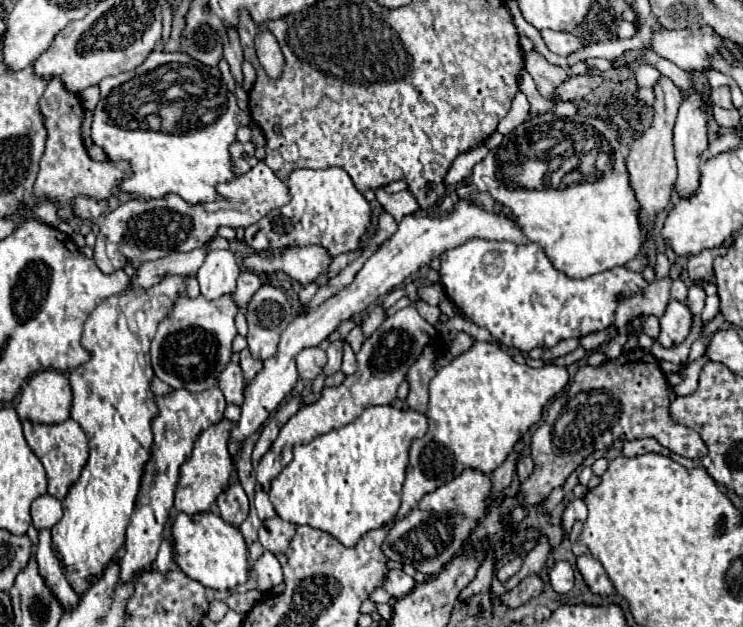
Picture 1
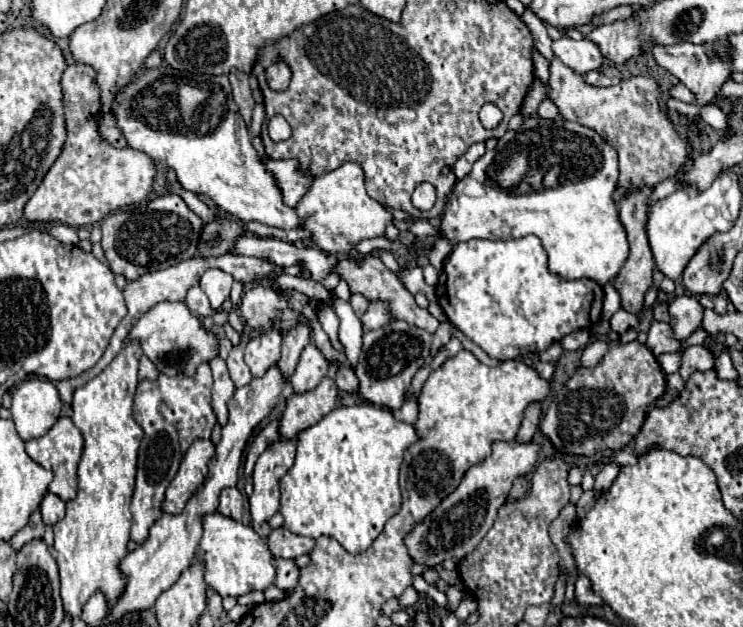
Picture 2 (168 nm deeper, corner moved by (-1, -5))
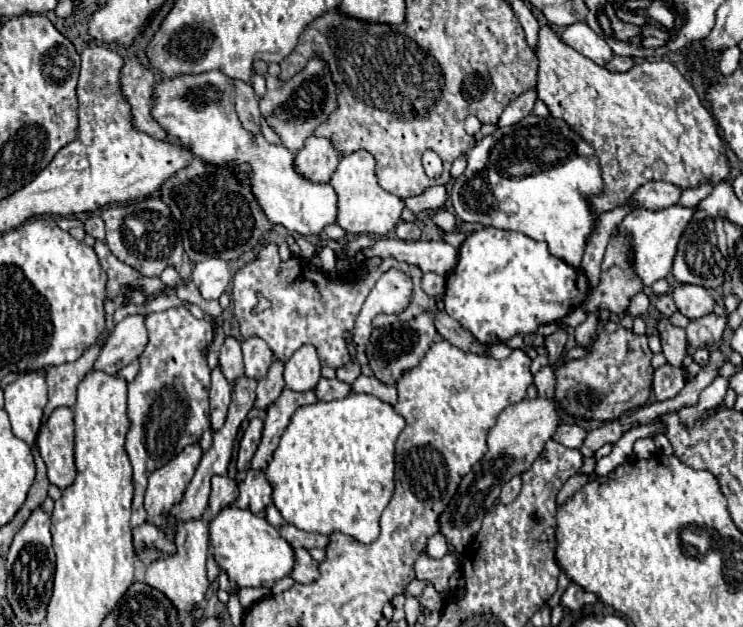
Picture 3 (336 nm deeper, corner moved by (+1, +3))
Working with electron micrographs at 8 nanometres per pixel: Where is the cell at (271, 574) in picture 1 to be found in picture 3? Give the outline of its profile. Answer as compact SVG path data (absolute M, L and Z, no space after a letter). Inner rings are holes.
M298 548L296 552L296 568L292 568L290 578L294 578L294 582L302 582L302 584L310 584L318 578L318 564L310 558L306 548Z

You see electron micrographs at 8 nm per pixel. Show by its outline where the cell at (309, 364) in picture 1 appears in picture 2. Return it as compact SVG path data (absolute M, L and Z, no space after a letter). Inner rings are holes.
M308 344L300 356L294 376L290 378L294 392L304 394L314 390L320 384L320 380L326 376L326 372L328 372L328 360L314 344Z

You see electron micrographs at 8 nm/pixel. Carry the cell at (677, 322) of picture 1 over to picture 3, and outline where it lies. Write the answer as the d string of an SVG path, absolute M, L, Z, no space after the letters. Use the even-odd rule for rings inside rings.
M680 284L678 288L672 290L672 298L678 310L690 320L710 314L714 306L714 300L708 294L708 290L702 286L694 286L694 284Z

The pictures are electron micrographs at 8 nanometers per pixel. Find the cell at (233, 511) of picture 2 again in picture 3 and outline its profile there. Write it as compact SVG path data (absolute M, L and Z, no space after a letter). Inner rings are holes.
M214 476L212 478L212 494L210 494L210 512L216 516L220 508L234 504L238 496L238 486L228 476Z

